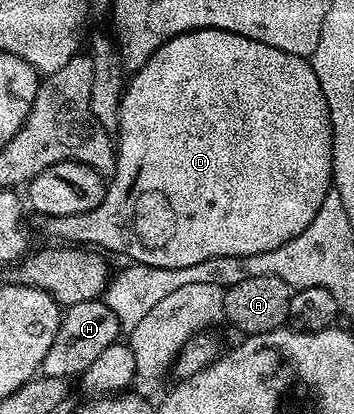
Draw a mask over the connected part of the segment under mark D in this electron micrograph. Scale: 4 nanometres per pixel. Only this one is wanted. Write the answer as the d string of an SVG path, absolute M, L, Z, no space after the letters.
M188 30L185 34L174 36L166 44L158 47L148 57L146 64L142 64L135 70L131 77L127 79L124 95L120 101L120 133L115 139L114 145L116 147L116 171L110 175L110 181L104 191L102 204L98 204L98 208L94 208L85 214L62 216L61 218L58 216L41 217L39 219L40 230L44 234L49 234L52 238L61 238L64 241L61 243L64 244L87 244L89 247L99 248L104 252L113 250L116 254L125 254L128 260L142 266L190 268L190 264L202 264L202 260L210 260L211 258L254 256L262 252L270 252L274 248L286 244L286 240L294 240L294 236L298 236L298 232L302 232L302 228L306 228L306 224L310 224L310 220L314 220L314 216L318 216L318 208L322 208L329 190L333 189L334 186L332 181L332 125L330 124L330 112L326 104L326 96L322 96L322 84L318 84L318 76L314 76L314 68L311 61L308 58L300 58L290 52L282 52L282 48L270 48L270 44L262 44L258 40L250 40L246 36L238 36L234 32L226 32L225 30Z

